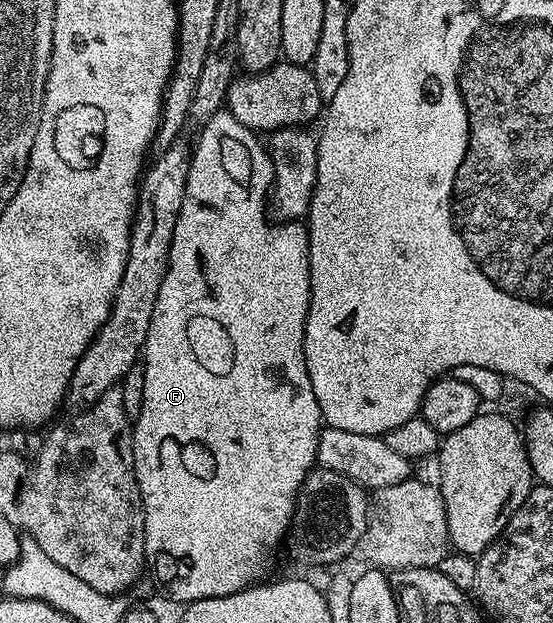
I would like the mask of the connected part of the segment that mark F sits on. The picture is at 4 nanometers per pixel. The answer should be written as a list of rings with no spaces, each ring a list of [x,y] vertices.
[[[226,108],[218,110],[212,118],[202,127],[203,130],[199,134],[199,143],[194,143],[191,151],[191,163],[189,164],[189,176],[185,180],[185,194],[181,200],[181,212],[177,216],[177,224],[173,228],[173,244],[169,252],[169,260],[167,261],[167,271],[161,280],[161,292],[157,292],[157,304],[153,308],[153,320],[149,320],[149,336],[143,345],[143,353],[141,355],[141,365],[145,376],[147,377],[147,395],[141,400],[141,412],[133,420],[133,429],[131,439],[133,440],[133,460],[135,461],[135,475],[137,476],[137,484],[141,492],[141,500],[143,501],[143,511],[145,512],[145,562],[155,573],[155,578],[182,604],[190,604],[197,600],[205,600],[206,598],[220,598],[221,596],[229,596],[236,594],[242,590],[246,590],[248,586],[254,586],[262,583],[268,577],[267,574],[271,570],[271,553],[280,546],[281,543],[288,537],[289,531],[293,526],[295,516],[295,500],[299,497],[299,488],[303,485],[303,481],[311,473],[316,465],[315,449],[319,443],[319,431],[324,425],[323,414],[319,410],[317,404],[317,396],[313,396],[313,384],[309,380],[309,372],[305,364],[305,352],[303,351],[303,333],[305,332],[305,320],[307,313],[311,307],[311,269],[309,268],[309,244],[307,243],[307,227],[302,221],[287,220],[282,224],[284,226],[270,226],[267,223],[267,202],[269,206],[269,195],[273,190],[275,173],[271,167],[270,153],[258,142],[256,131],[247,130],[239,121],[237,121]]]

